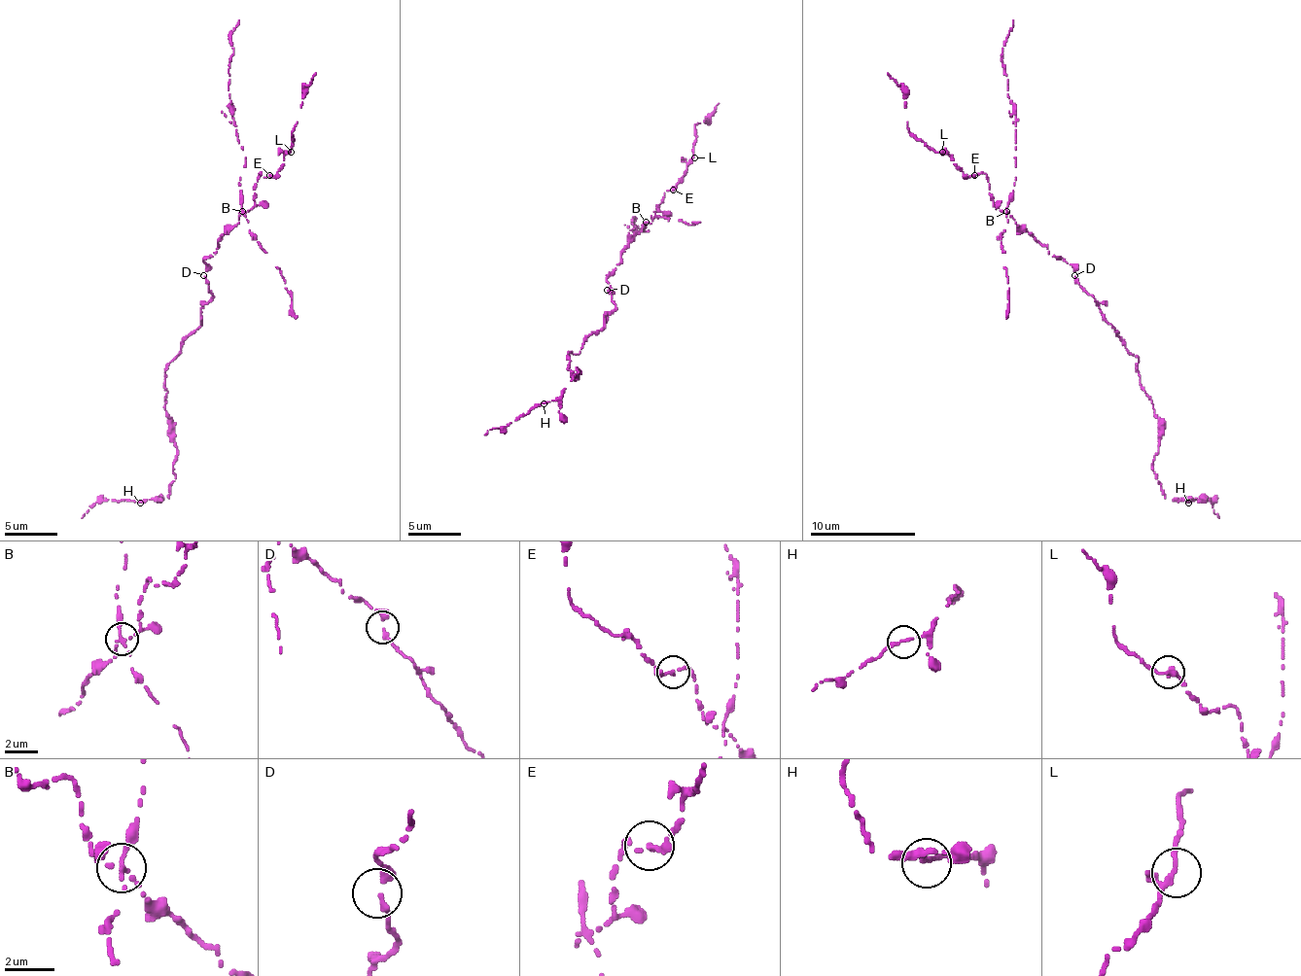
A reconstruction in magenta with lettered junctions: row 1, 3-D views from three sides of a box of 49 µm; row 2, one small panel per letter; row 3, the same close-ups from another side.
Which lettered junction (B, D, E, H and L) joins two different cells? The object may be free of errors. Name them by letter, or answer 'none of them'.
B

